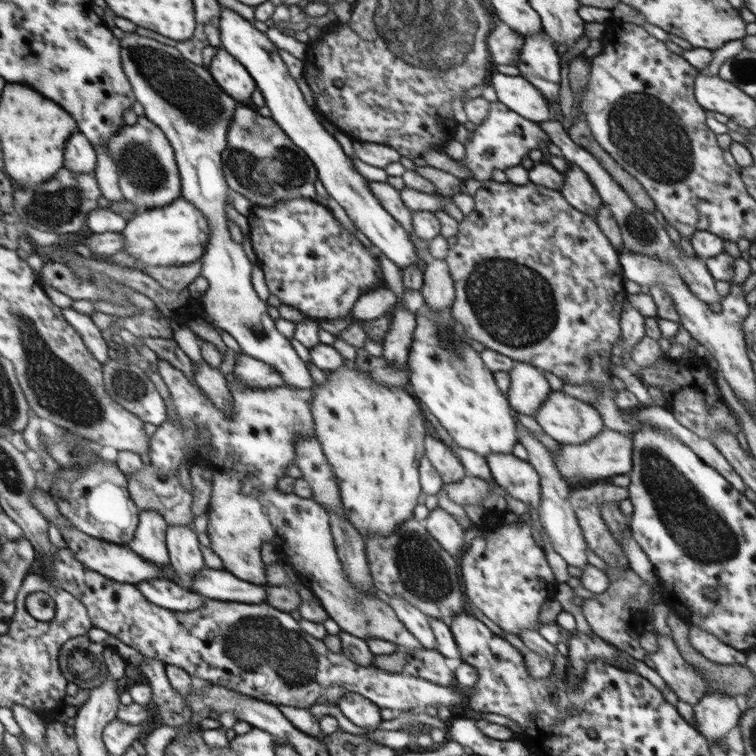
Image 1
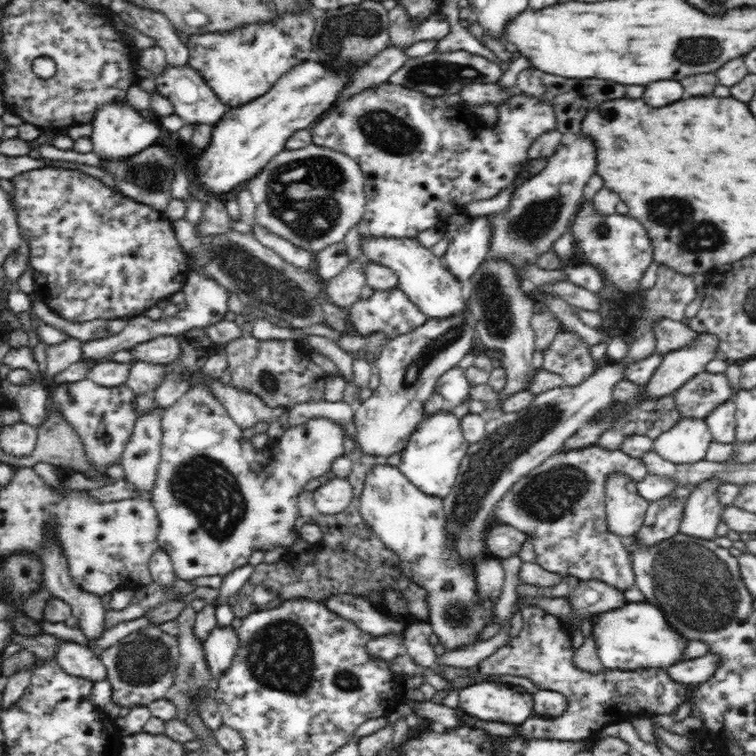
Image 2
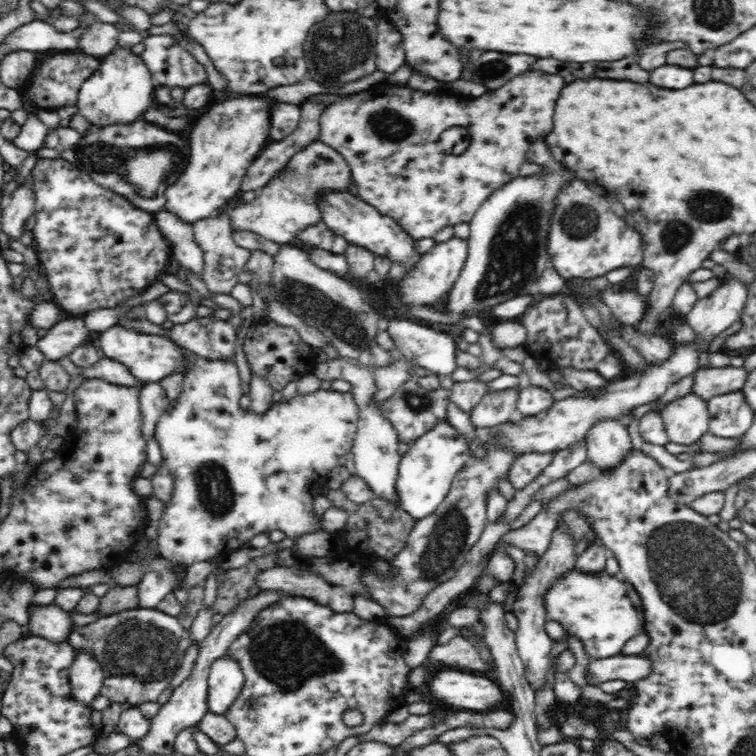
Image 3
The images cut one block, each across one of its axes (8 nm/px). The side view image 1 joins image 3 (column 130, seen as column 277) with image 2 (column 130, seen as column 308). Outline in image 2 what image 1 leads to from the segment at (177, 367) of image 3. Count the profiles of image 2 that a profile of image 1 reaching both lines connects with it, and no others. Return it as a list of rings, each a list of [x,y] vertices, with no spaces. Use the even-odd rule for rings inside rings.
[[[146,361],[130,363],[131,370],[125,383],[136,395],[153,393],[166,378],[168,365],[158,365]]]

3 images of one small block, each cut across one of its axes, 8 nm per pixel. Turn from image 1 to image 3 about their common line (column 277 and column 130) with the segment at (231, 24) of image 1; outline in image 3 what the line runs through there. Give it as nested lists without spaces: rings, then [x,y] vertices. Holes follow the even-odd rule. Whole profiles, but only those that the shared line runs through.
[[[116,44],[99,60],[98,68],[80,85],[78,110],[95,130],[114,123],[133,123],[142,119],[143,113],[154,106],[155,86],[154,77],[141,55],[132,53],[131,48]]]

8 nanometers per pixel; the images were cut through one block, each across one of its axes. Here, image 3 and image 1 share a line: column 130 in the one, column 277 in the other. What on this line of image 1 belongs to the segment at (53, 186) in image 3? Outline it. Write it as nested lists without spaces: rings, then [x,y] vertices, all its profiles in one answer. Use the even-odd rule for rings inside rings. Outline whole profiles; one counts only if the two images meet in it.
[[[305,195],[290,200],[281,200],[272,206],[252,206],[249,220],[249,238],[257,256],[258,264],[263,270],[269,291],[278,296],[281,304],[293,306],[306,317],[313,320],[350,319],[364,327],[367,338],[381,341],[388,332],[392,318],[391,310],[380,318],[372,320],[357,320],[351,315],[356,299],[362,294],[372,292],[385,284],[379,263],[379,253],[374,247],[366,247],[358,241],[354,234],[346,230],[332,211],[306,198]]]

